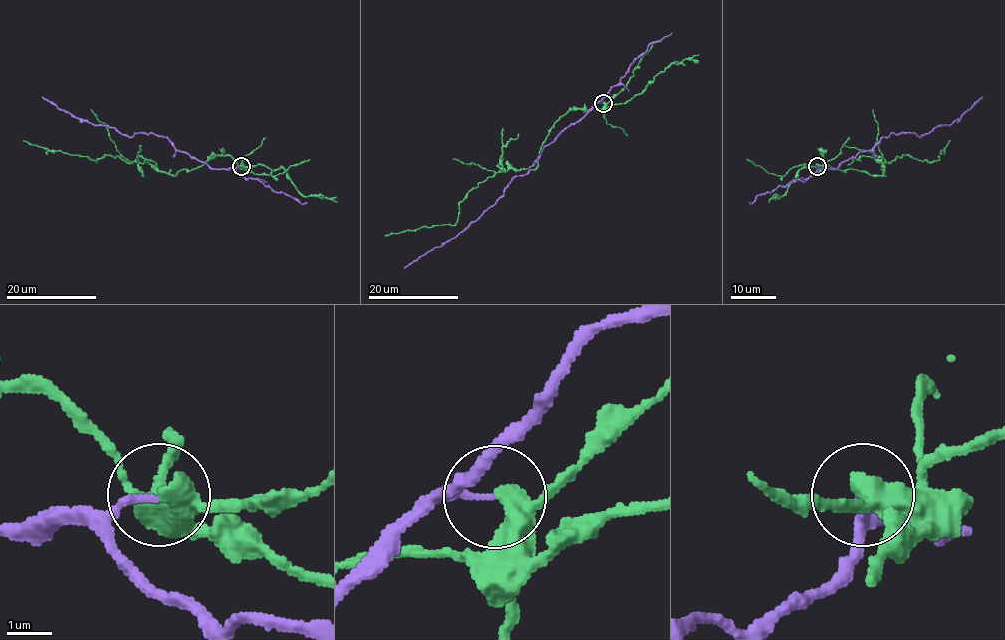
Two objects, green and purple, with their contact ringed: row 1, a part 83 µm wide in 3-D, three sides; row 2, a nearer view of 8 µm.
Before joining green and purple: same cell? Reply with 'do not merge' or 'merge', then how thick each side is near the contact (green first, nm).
do not merge | 400/140 nm

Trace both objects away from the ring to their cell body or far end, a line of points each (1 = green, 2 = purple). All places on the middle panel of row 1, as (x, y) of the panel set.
1: (602, 103), (560, 118), (535, 168), (508, 169), (480, 182), (459, 204), (454, 225), (385, 236)
2: (602, 103), (596, 104), (571, 123), (543, 149), (528, 171), (516, 175), (504, 195), (476, 220), (404, 269)

